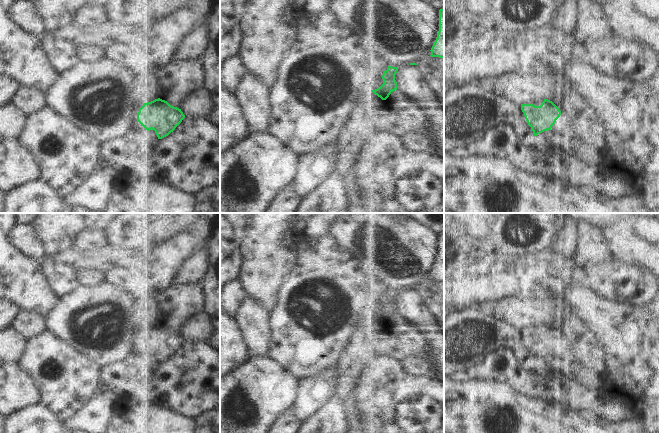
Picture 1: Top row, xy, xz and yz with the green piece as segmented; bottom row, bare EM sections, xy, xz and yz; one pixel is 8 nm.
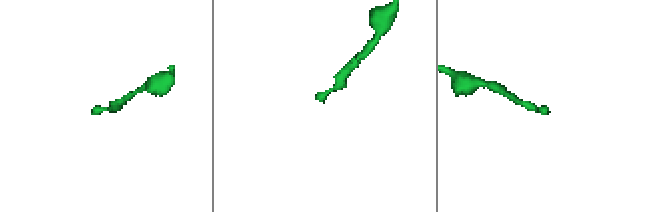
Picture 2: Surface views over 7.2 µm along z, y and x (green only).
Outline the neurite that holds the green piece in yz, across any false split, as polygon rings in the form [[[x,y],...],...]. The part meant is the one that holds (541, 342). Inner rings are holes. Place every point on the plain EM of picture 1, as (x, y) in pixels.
[[[546,322],[540,330],[521,328],[521,334],[534,360],[550,354],[555,367],[565,376],[588,386],[594,386],[597,383],[586,368],[580,350],[579,336],[570,334],[561,336],[552,325]]]

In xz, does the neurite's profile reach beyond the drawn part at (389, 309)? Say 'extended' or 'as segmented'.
as segmented

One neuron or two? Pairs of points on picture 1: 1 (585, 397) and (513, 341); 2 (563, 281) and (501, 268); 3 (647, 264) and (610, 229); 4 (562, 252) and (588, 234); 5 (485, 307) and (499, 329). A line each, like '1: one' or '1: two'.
1: one
2: one
3: one
4: two
5: two

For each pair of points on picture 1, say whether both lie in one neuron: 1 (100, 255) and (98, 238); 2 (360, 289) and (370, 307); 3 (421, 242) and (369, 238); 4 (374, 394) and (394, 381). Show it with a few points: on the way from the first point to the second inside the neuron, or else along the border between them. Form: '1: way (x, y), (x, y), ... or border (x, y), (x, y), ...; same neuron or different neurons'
1: border (106, 243), (93, 251), (81, 251), (76, 248); different neurons
2: border (380, 284), (363, 299), (363, 308), (366, 314); different neurons
3: way (407, 242), (404, 242), (389, 227), (377, 224); same neuron
4: way (379, 391), (389, 383); same neuron

